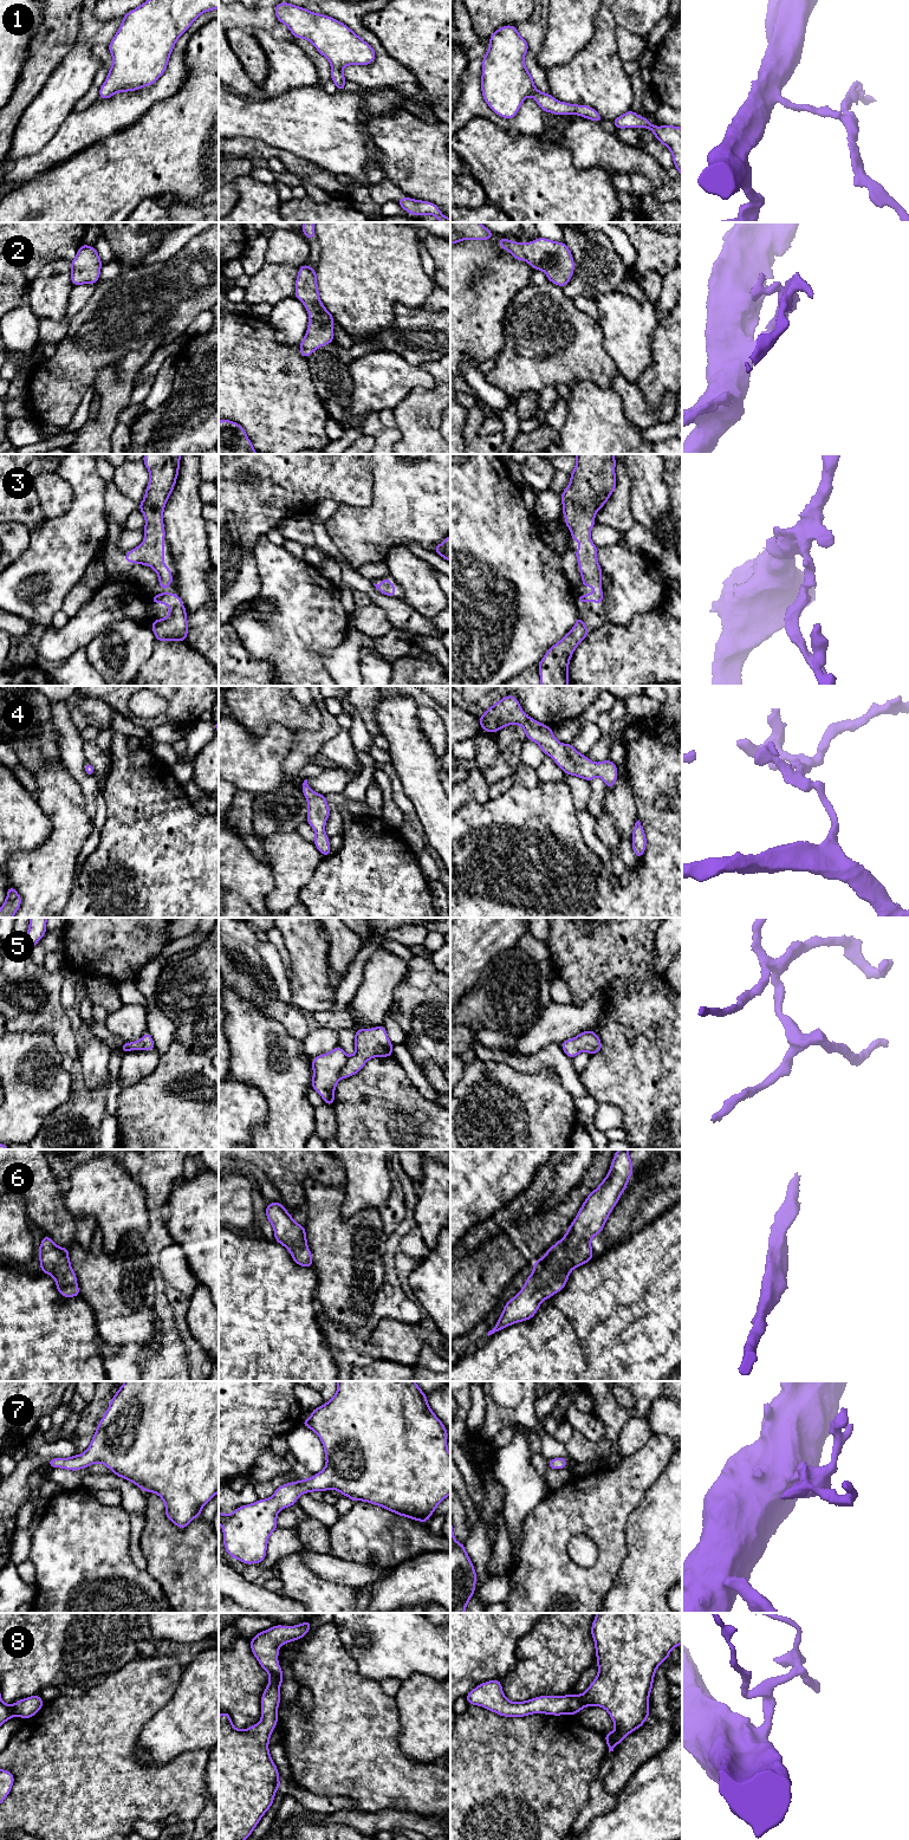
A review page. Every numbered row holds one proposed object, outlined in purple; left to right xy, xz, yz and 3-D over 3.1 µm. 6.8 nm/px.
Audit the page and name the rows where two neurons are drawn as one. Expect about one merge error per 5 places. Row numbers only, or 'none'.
none

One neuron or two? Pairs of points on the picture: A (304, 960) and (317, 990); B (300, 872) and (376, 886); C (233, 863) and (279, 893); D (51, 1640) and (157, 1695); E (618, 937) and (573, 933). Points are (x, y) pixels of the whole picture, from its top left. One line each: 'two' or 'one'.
A: one
B: two
C: two
D: two
E: one

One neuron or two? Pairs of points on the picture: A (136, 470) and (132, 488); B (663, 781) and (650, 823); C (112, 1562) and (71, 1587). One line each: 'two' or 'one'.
A: one
B: one
C: one

